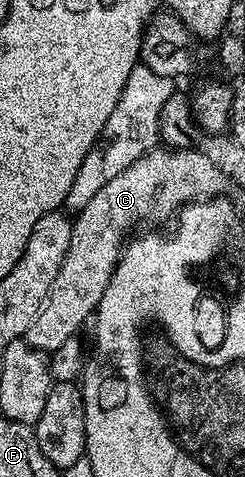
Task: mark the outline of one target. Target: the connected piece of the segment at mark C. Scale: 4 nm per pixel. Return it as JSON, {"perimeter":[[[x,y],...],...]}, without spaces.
{"perimeter":[[[198,148],[149,150],[136,160],[136,164],[124,168],[120,176],[108,180],[108,184],[92,196],[92,201],[77,211],[73,219],[72,244],[68,244],[64,264],[56,280],[52,280],[48,296],[26,329],[24,340],[27,345],[51,354],[65,340],[75,337],[86,321],[91,321],[104,296],[104,288],[108,288],[108,280],[112,280],[114,265],[122,256],[124,243],[133,226],[141,222],[166,222],[170,217],[171,221],[182,207],[219,197],[225,191],[222,190],[226,186],[225,172],[200,151]]]}

